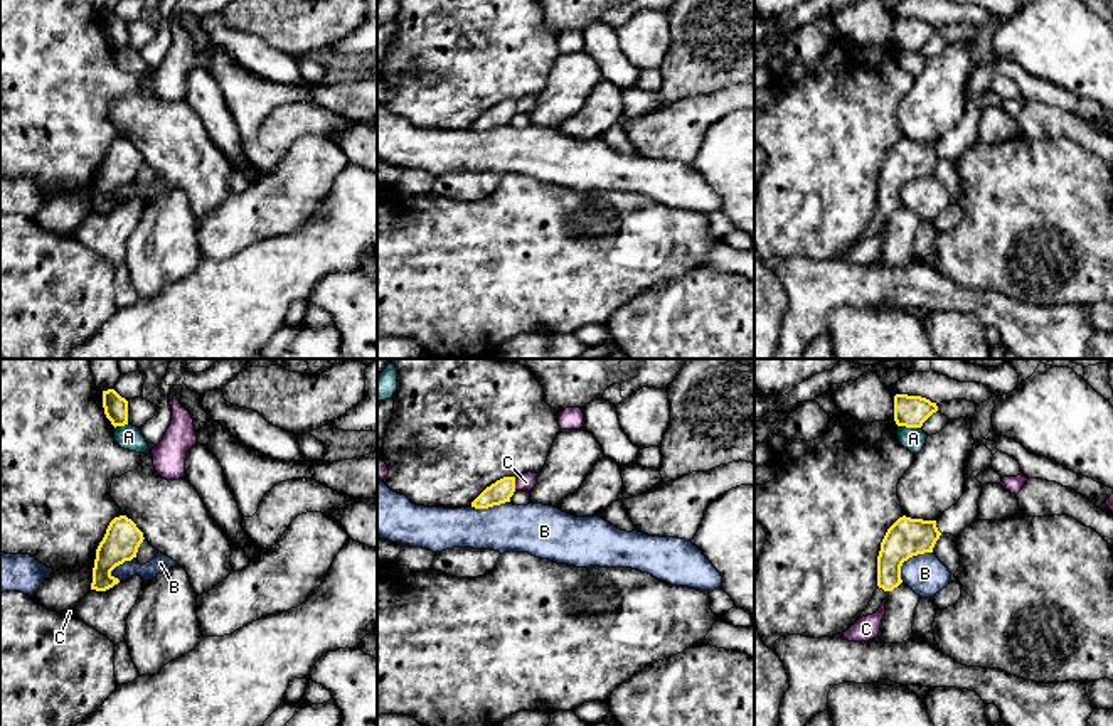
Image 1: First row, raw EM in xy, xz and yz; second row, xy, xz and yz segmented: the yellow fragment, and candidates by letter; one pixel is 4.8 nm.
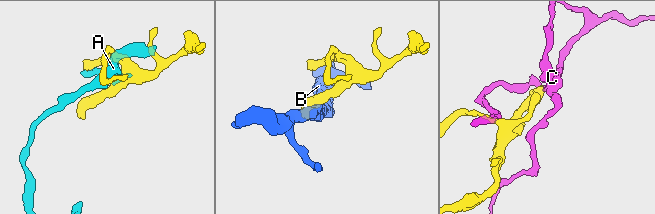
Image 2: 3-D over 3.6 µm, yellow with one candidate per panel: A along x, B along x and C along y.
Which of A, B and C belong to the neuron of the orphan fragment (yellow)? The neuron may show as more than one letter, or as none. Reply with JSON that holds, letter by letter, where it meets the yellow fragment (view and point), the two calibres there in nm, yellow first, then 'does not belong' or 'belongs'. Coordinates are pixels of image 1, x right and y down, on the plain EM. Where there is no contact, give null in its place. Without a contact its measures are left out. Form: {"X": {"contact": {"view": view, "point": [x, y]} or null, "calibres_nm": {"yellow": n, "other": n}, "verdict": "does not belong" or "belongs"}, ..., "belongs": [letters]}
{"A": {"contact": {"view": "yz", "point": [910, 49]}, "calibres_nm": {"yellow": 160, "other": 110}, "verdict": "does not belong"}, "B": {"contact": {"view": "yz", "point": [908, 181]}, "calibres_nm": {"yellow": 190, "other": 190}, "verdict": "does not belong"}, "C": {"contact": {"view": "xz", "point": [514, 106]}, "calibres_nm": {"yellow": 110, "other": 90}, "verdict": "does not belong"}, "belongs": []}

